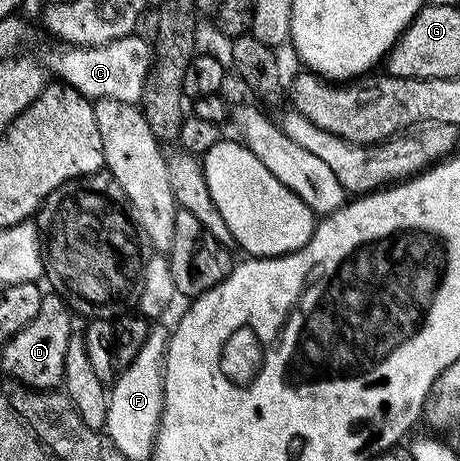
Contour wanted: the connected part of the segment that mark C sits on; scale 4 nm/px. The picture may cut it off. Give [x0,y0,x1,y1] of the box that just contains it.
[46,34,154,104]

